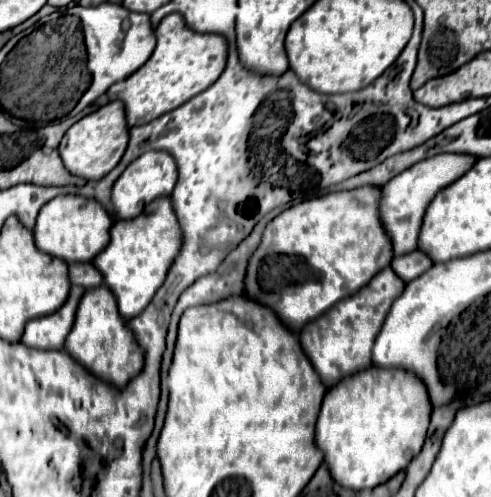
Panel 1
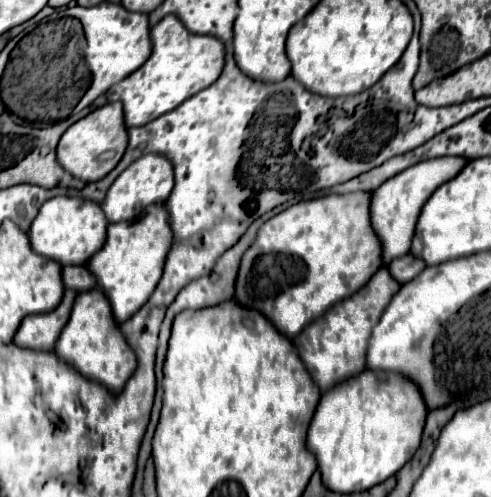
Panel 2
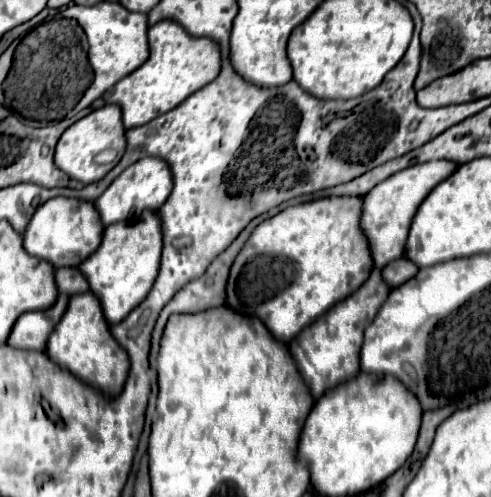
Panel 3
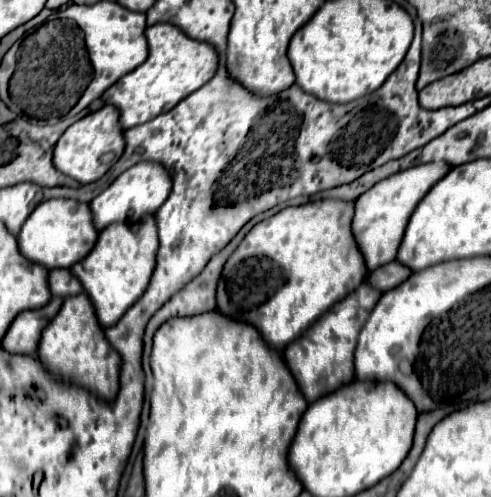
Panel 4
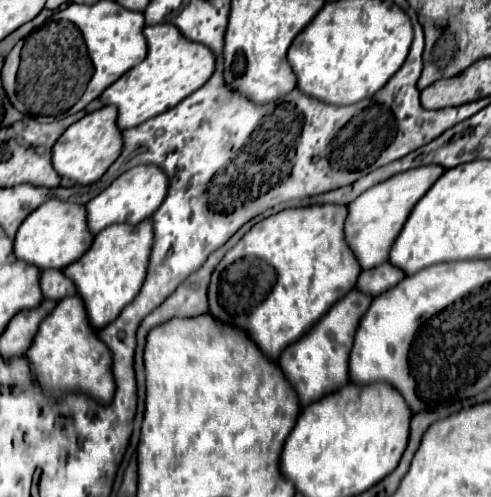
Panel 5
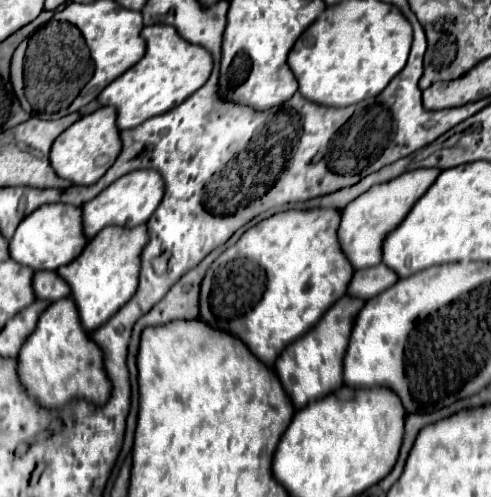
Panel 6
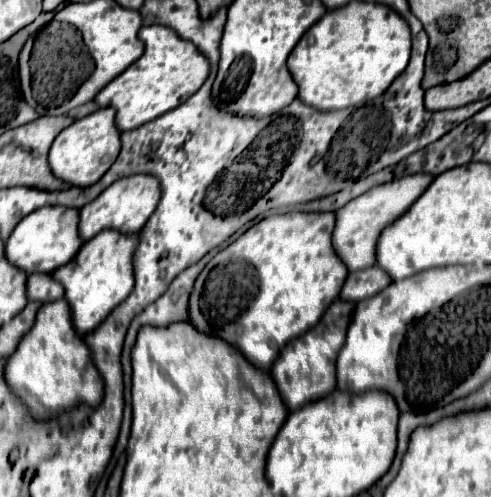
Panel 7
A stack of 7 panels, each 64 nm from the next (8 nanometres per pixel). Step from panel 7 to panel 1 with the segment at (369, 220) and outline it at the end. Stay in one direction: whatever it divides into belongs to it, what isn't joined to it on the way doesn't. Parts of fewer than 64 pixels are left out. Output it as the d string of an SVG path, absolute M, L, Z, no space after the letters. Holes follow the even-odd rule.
M436 154L434 158L420 160L420 164L414 164L412 168L404 170L400 176L392 178L388 184L384 184L382 190L382 204L380 204L380 218L386 228L386 232L392 238L394 254L408 254L418 248L418 234L422 228L422 218L426 214L428 204L434 200L434 196L456 182L462 174L466 174L474 166L474 156L464 154Z

